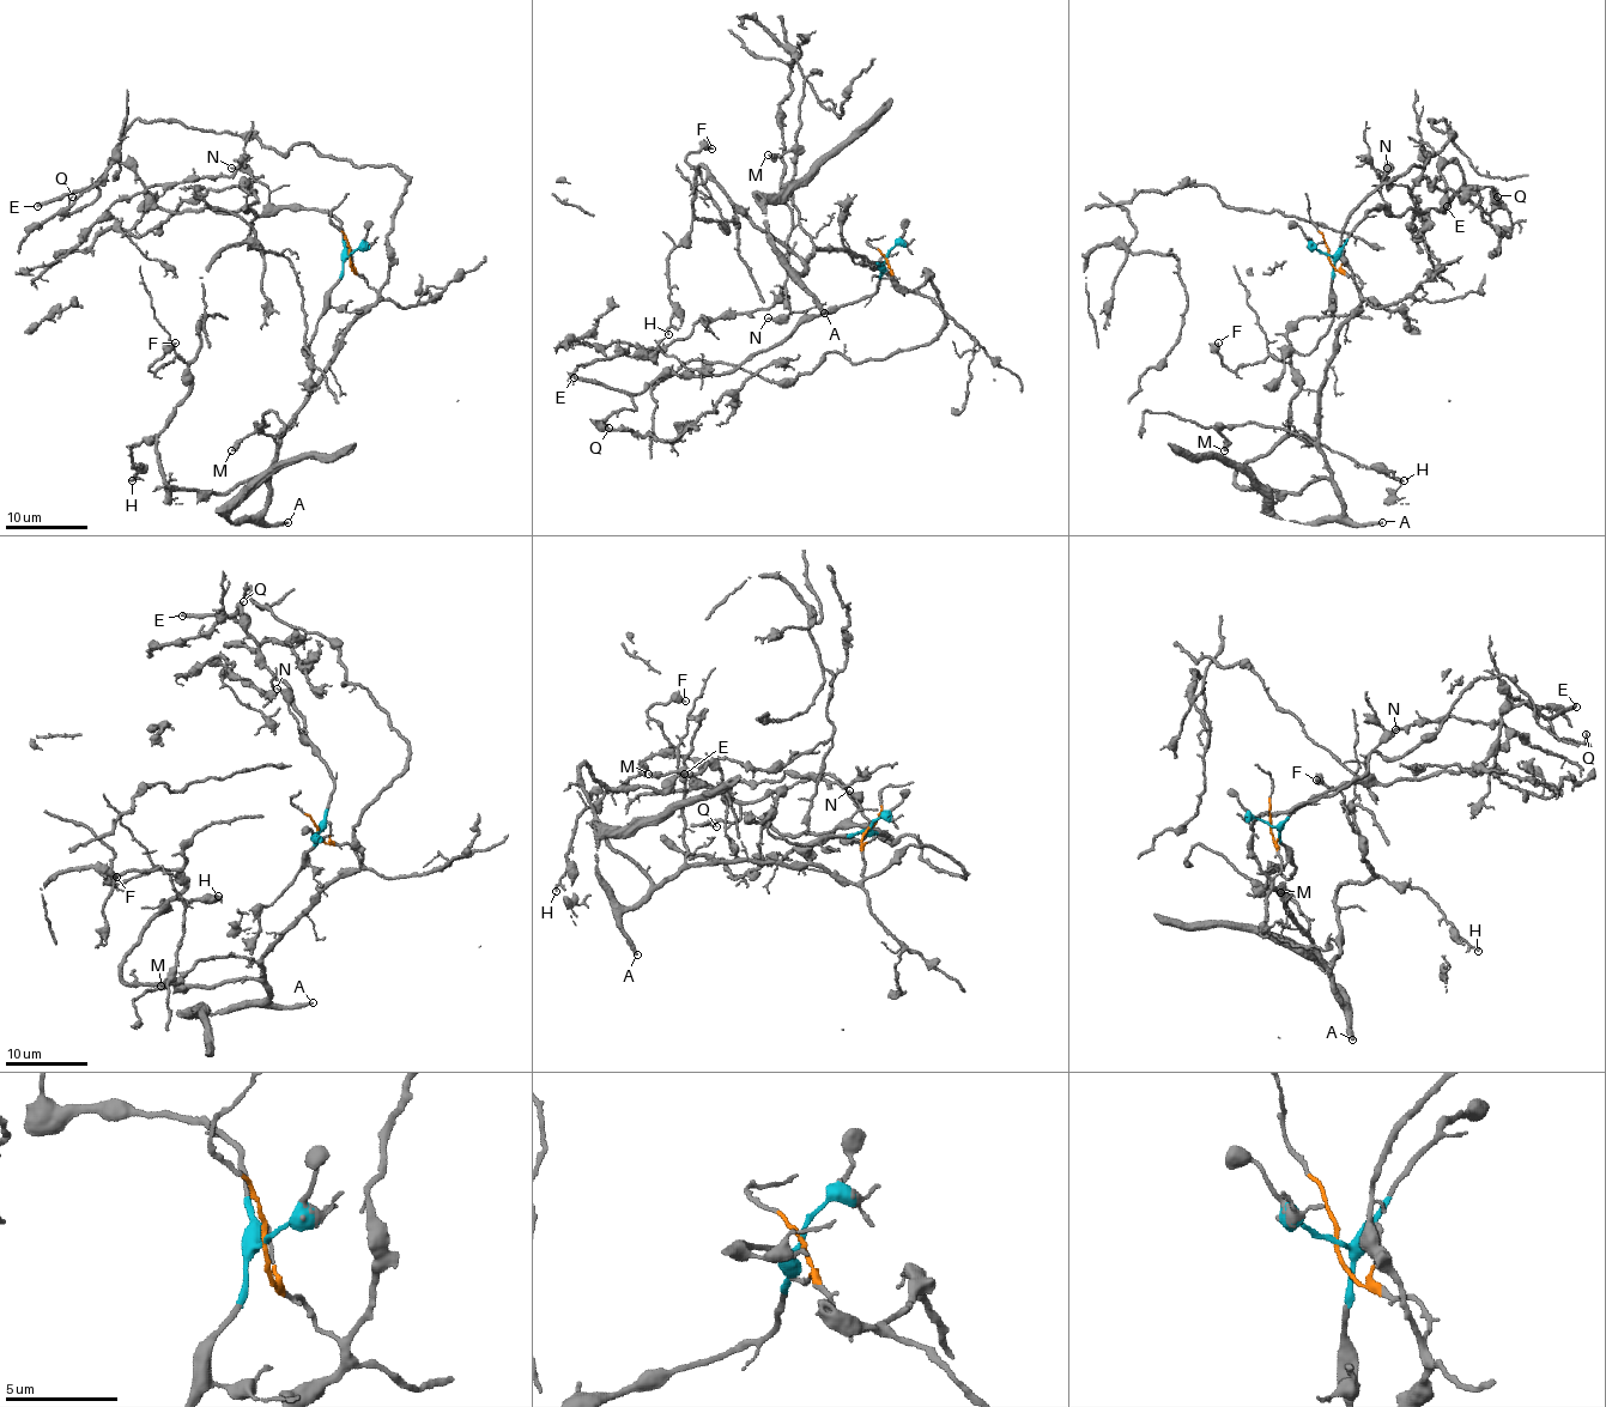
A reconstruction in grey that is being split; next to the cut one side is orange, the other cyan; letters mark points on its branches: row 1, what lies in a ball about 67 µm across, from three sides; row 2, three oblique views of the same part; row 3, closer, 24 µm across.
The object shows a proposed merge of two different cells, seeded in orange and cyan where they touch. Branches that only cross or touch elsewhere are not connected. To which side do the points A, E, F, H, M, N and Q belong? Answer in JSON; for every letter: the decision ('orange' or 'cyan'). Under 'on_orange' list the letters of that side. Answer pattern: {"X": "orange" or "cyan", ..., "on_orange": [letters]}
{"A": "orange", "E": "cyan", "F": "orange", "H": "orange", "M": "orange", "N": "cyan", "Q": "cyan", "on_orange": ["A", "F", "H", "M"]}

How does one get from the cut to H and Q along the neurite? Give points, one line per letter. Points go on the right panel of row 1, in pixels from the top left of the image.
H: (1329, 254), (1359, 280), (1321, 389), (1329, 475), (1302, 491), (1235, 481), (1288, 436), (1403, 481)
Q: (1329, 254), (1373, 208), (1444, 213), (1446, 180), (1440, 171), (1452, 159), (1486, 213), (1497, 196)

